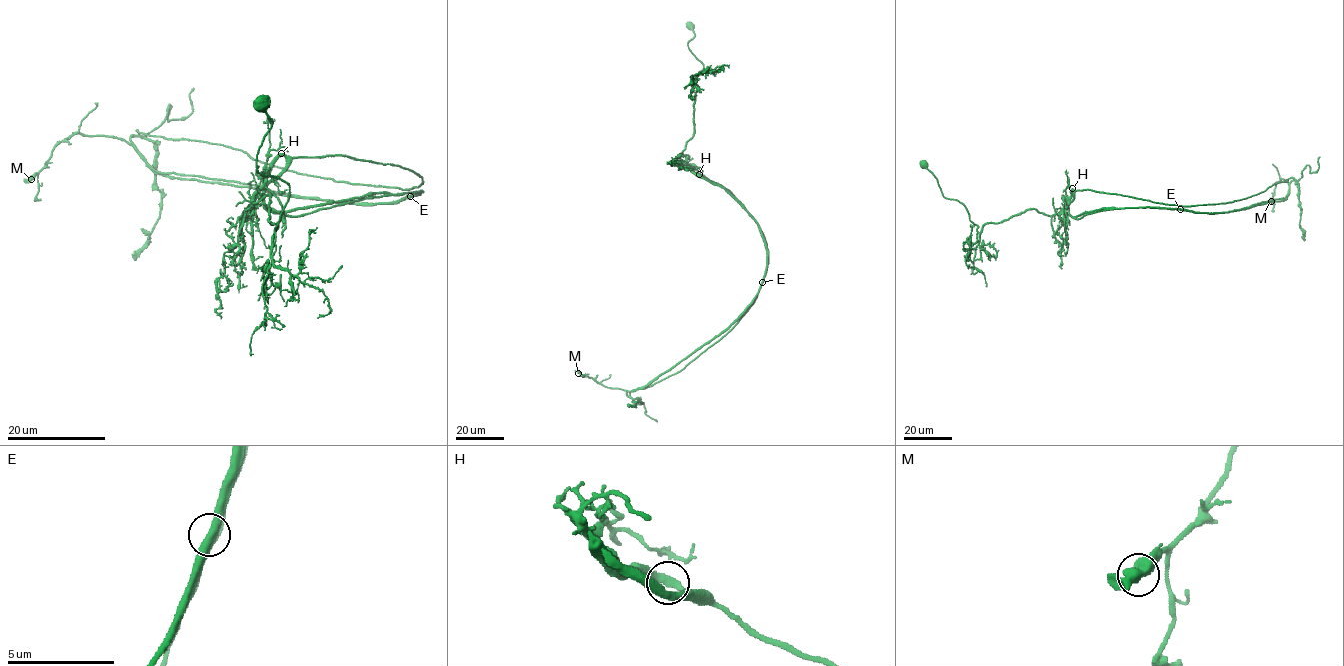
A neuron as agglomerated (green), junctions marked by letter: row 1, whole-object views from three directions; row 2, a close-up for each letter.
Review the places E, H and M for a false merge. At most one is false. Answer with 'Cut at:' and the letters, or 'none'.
Cut at: E

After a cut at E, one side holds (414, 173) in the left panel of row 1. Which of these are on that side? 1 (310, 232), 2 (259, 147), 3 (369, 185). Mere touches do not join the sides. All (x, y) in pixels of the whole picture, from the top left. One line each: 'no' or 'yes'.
1: no
2: no
3: yes

